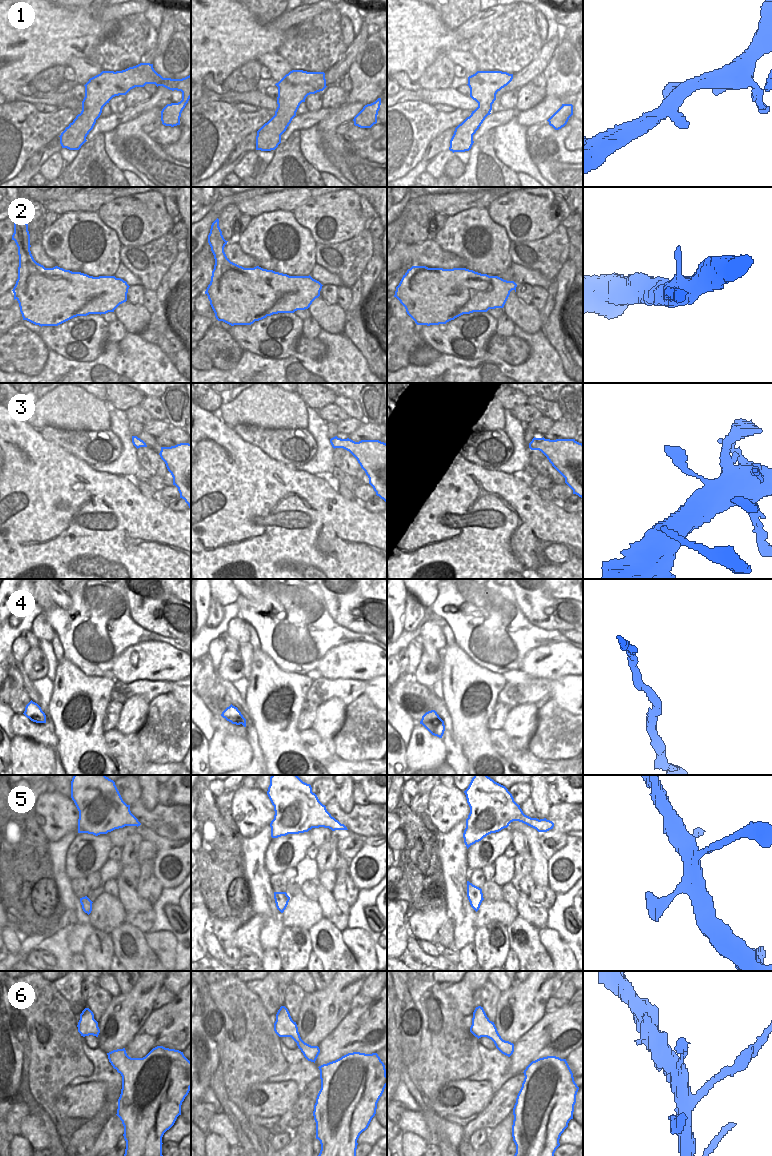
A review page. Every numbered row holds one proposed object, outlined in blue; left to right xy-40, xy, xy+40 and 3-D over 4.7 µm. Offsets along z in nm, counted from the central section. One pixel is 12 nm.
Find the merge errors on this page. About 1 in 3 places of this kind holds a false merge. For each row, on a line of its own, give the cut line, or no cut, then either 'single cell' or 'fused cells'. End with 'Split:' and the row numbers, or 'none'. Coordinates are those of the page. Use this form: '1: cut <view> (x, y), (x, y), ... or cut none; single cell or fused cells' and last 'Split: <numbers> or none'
1: cut none; single cell
2: cut none; single cell
3: cut none; single cell
4: cut none; single cell
5: cut none; single cell
6: cut none; single cell
Split: none

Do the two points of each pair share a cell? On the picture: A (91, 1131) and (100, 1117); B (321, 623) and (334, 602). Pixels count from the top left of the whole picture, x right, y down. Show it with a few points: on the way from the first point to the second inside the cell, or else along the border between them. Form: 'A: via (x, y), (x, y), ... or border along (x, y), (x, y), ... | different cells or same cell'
A: via (91, 1128), (98, 1120) | same cell
B: border along (320, 590), (329, 616), (339, 625), (345, 627) | different cells

